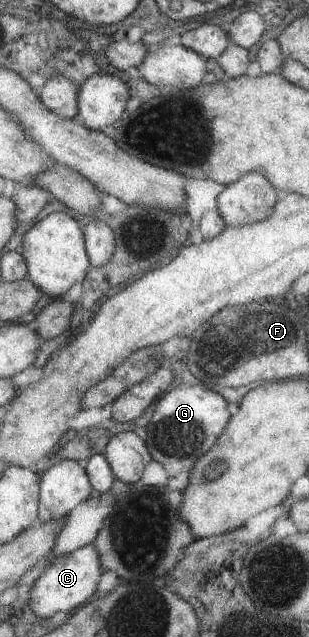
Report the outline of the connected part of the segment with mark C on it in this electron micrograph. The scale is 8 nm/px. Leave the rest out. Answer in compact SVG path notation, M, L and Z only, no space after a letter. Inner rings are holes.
M91 544L84 545L71 553L55 556L49 563L50 565L44 570L35 572L30 577L28 605L35 617L44 620L57 614L65 615L98 595L95 588L103 570Z

